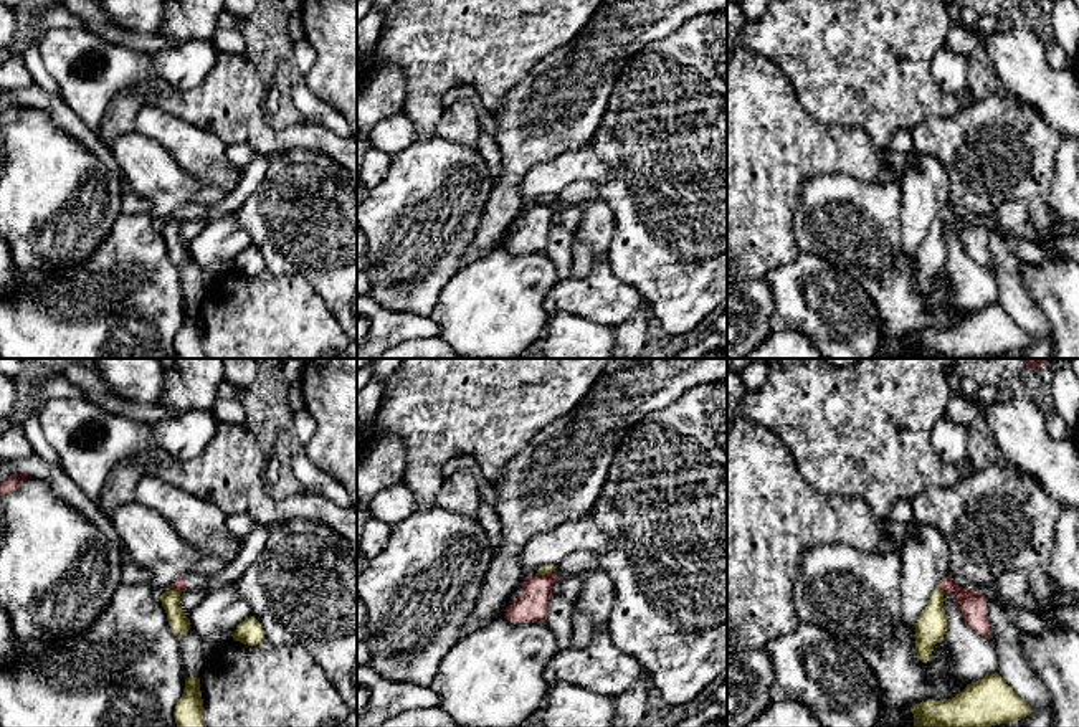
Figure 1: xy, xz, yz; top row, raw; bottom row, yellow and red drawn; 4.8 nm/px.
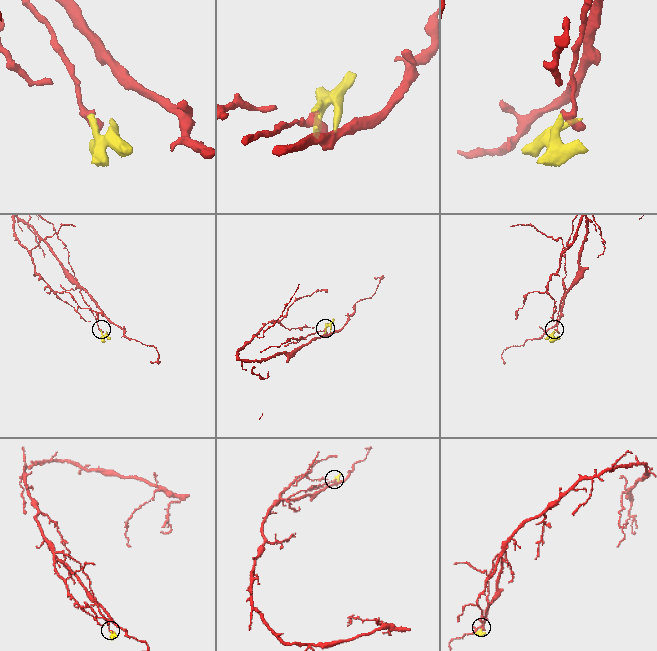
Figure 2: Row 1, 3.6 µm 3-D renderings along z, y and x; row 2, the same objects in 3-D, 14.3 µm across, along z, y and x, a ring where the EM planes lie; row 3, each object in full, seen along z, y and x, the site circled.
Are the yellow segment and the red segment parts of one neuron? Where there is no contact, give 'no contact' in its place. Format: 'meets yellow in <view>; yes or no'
meets yellow in xy; no

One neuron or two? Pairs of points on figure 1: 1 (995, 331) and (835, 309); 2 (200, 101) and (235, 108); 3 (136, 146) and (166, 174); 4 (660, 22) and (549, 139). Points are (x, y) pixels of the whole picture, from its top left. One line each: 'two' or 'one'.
1: two
2: one
3: one
4: one

